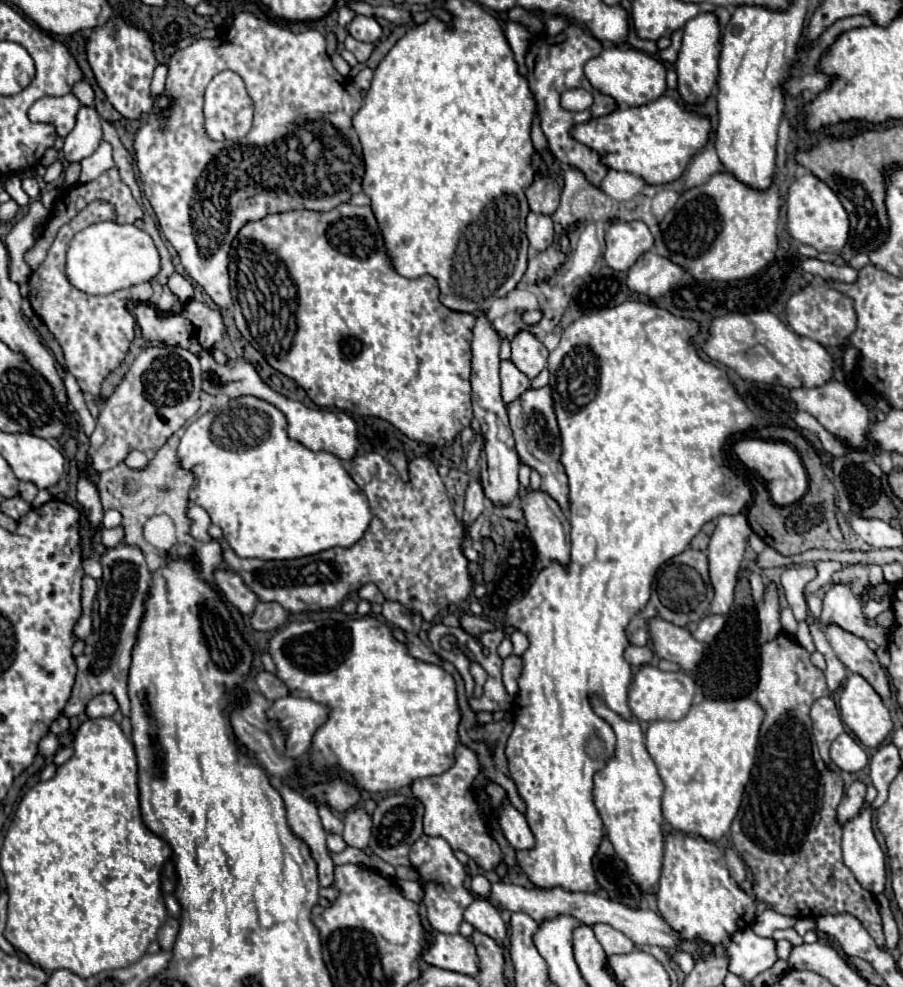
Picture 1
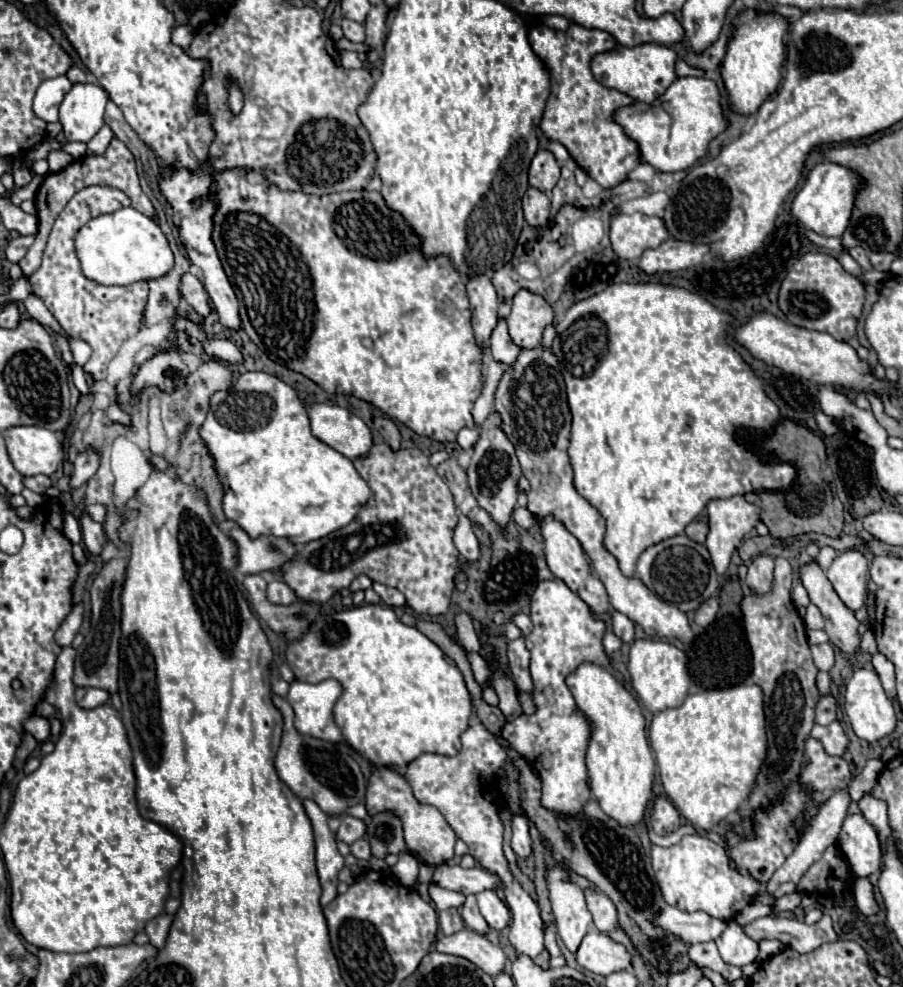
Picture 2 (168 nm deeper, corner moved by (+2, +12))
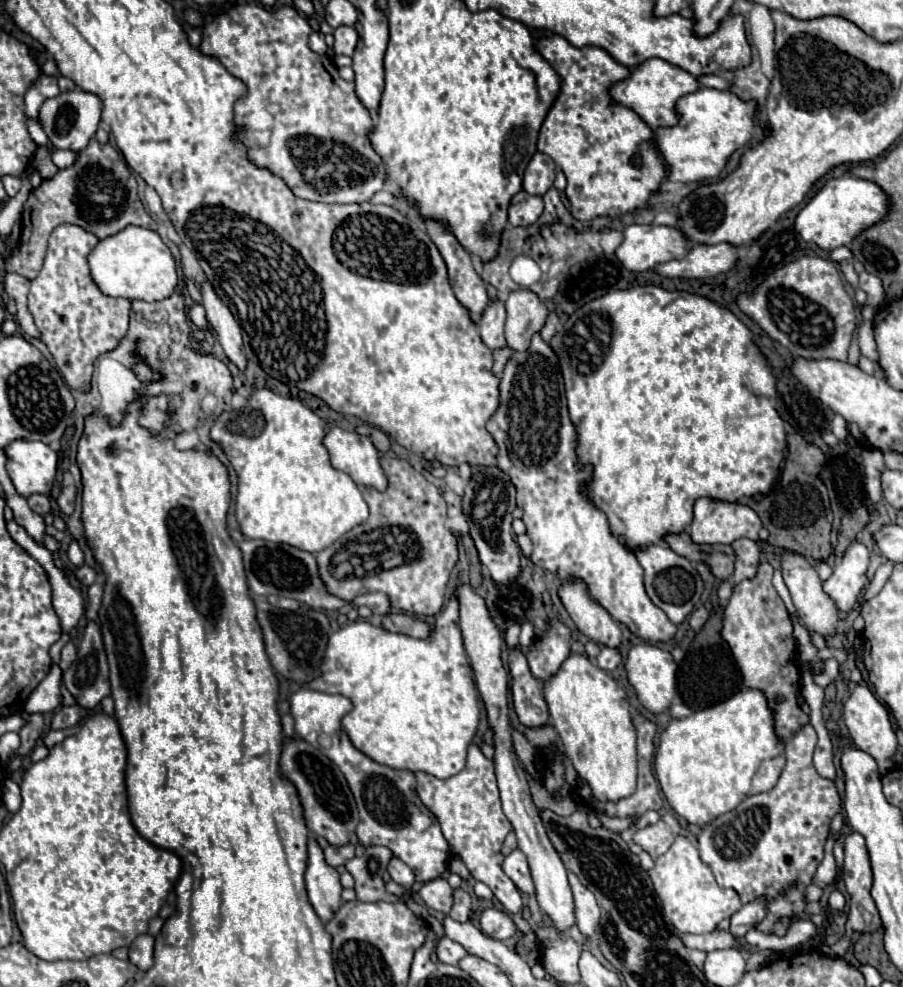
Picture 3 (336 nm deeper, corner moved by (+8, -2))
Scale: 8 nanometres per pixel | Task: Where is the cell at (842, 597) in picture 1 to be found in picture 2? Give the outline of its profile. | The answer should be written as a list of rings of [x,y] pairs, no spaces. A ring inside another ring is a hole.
[[[860,549],[842,551],[826,571],[838,597],[848,609],[860,609],[866,599],[868,559]]]

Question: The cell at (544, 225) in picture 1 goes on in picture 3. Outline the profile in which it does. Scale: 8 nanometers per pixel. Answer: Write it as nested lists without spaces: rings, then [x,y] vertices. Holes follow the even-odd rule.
[[[520,191],[510,203],[508,219],[510,219],[510,225],[514,225],[514,227],[528,227],[538,221],[542,211],[544,211],[542,197]]]

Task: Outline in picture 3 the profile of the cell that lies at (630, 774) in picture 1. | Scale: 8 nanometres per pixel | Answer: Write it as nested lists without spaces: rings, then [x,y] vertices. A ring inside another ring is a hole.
[[[570,655],[560,671],[544,683],[552,725],[558,731],[564,753],[578,775],[590,785],[596,801],[616,803],[636,791],[636,729],[630,719],[630,703],[624,689],[590,663],[584,655]]]

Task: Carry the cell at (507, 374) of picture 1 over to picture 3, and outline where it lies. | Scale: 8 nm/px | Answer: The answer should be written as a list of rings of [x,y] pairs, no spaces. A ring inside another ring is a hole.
[[[496,301],[496,303],[490,303],[490,305],[488,305],[488,309],[484,311],[484,315],[482,315],[480,323],[478,323],[480,337],[482,337],[484,345],[486,345],[488,349],[492,349],[492,351],[506,347],[504,321],[506,321],[504,303],[502,303],[502,301]]]

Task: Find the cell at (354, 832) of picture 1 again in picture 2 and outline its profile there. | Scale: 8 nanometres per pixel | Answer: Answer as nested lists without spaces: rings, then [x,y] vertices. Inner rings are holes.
[[[344,815],[344,817],[340,819],[340,827],[338,827],[338,831],[336,831],[336,839],[350,845],[350,843],[354,843],[356,839],[364,837],[364,833],[366,833],[364,821],[360,821],[360,819],[356,819],[356,817],[350,817],[350,815]]]

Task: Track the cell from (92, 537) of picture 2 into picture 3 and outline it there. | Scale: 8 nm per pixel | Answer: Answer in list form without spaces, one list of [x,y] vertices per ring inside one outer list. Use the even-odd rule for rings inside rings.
[[[84,563],[82,567],[76,569],[76,579],[78,579],[80,583],[84,583],[84,585],[92,585],[94,579],[96,579],[96,571],[94,571],[90,565]]]

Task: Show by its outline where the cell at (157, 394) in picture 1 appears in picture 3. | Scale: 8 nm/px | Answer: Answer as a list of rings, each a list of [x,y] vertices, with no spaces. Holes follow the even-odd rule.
[[[68,485],[68,487],[62,489],[62,493],[60,493],[60,497],[58,497],[58,505],[60,505],[60,509],[62,509],[64,515],[70,515],[70,513],[74,511],[76,493],[78,493],[78,489],[76,489],[74,485]]]

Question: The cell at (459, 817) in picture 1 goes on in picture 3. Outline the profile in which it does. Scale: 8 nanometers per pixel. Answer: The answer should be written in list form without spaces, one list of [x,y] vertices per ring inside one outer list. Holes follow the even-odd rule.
[[[472,743],[468,747],[466,767],[448,779],[438,779],[428,773],[416,773],[416,793],[420,801],[432,811],[442,827],[442,833],[450,845],[450,851],[464,861],[470,869],[474,881],[486,883],[494,897],[502,903],[504,911],[516,915],[522,911],[522,897],[512,879],[508,879],[502,871],[502,853],[500,847],[504,837],[510,833],[510,823],[500,807],[500,793],[496,785],[494,761],[484,757],[480,747]]]

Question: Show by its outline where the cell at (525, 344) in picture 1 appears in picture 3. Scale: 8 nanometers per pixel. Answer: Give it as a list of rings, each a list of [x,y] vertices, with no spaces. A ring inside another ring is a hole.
[[[528,289],[512,291],[506,301],[506,343],[512,351],[526,351],[530,339],[538,333],[548,317],[546,305]]]

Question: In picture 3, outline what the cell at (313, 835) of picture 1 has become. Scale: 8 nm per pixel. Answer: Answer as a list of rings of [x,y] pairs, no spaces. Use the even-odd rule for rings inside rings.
[[[316,837],[308,839],[308,869],[306,869],[306,889],[310,903],[318,917],[326,923],[340,907],[340,875],[324,859],[324,851]]]

